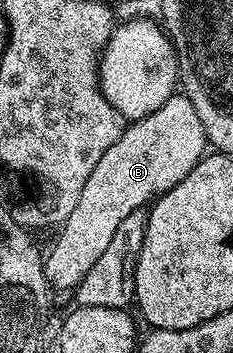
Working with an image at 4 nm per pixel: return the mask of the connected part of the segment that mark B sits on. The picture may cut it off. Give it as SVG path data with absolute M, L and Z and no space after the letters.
M174 95L166 99L166 103L158 107L158 111L125 124L122 135L118 135L118 143L112 144L106 155L98 159L94 171L90 171L90 179L86 179L86 187L82 187L82 195L78 195L74 211L70 211L64 224L59 226L57 233L60 234L57 235L52 250L49 253L47 250L44 257L44 274L48 280L49 290L53 294L75 294L82 279L86 279L86 271L90 271L90 267L94 267L94 262L102 255L102 251L106 251L114 231L118 231L118 223L122 223L126 215L144 209L160 194L170 191L170 187L182 183L182 179L186 179L186 175L194 171L200 158L205 156L207 145L208 139L204 134L202 119L198 119L198 111L194 111L190 99L183 95Z

